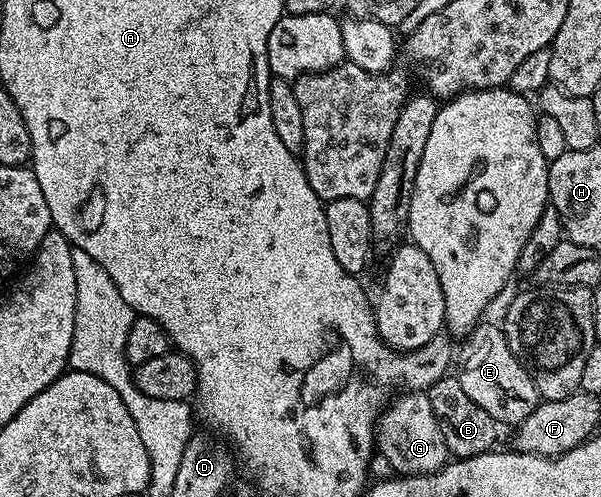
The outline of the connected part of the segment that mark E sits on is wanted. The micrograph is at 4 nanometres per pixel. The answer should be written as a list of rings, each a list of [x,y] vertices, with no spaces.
[[[480,322],[462,343],[463,348],[457,351],[457,378],[465,394],[474,403],[481,405],[481,409],[485,409],[485,413],[489,413],[496,424],[518,425],[525,421],[525,417],[529,417],[529,413],[539,407],[541,400],[531,372],[523,366],[523,360],[509,349],[502,326],[498,322]]]

